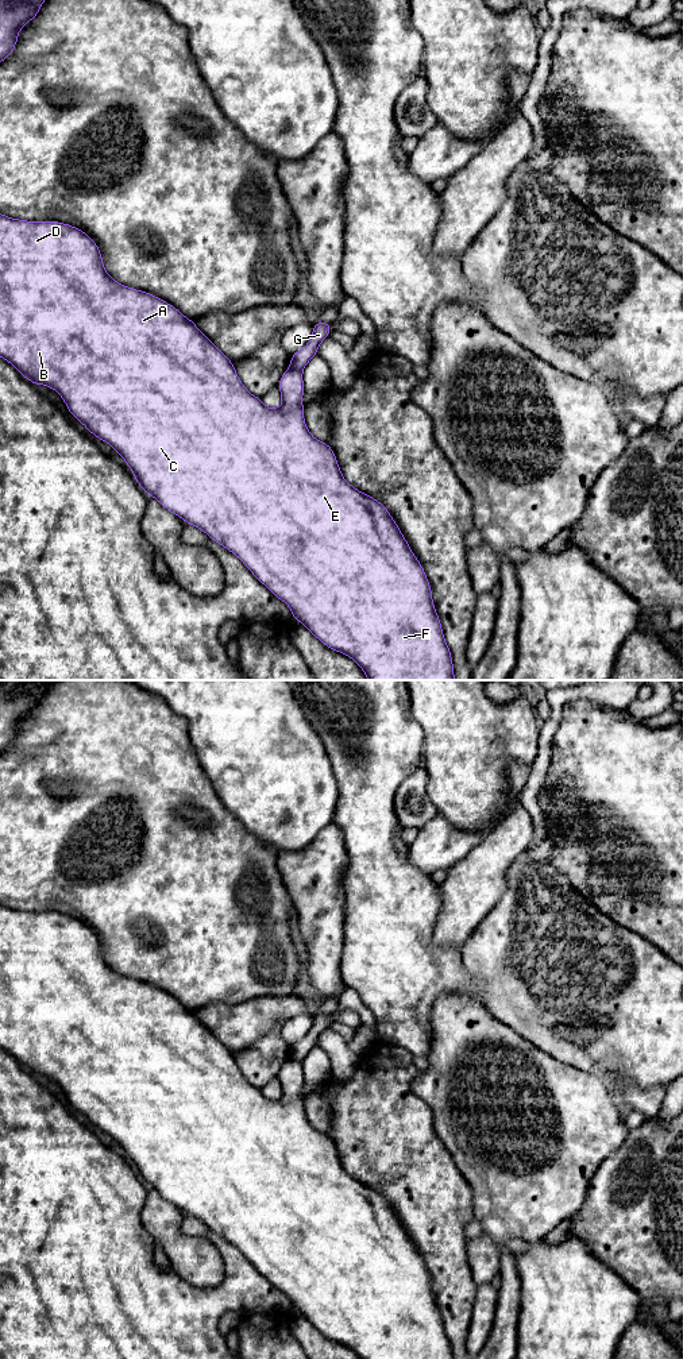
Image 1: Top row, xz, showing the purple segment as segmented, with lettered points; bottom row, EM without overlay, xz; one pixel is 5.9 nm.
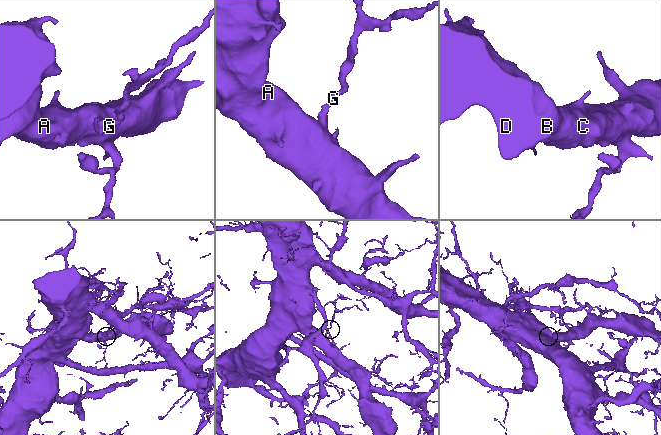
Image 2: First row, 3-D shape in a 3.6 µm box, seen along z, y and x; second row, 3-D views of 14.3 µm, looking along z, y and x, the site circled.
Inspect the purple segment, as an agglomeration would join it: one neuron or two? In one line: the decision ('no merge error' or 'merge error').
merge error

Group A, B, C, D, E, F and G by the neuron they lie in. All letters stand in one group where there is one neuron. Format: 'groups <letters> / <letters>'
groups A B C D E F / G

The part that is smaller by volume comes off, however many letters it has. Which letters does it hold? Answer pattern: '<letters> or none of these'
G

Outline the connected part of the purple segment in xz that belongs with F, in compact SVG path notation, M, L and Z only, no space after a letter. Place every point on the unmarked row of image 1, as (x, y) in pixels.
M0 904L0 1049L9 1053L34 1076L54 1080L72 1107L86 1120L108 1134L127 1154L140 1180L165 1200L204 1221L209 1229L238 1247L274 1287L292 1301L325 1337L351 1348L360 1359L454 1359L451 1341L444 1331L440 1309L432 1292L425 1262L389 1201L375 1189L351 1177L342 1166L333 1140L316 1131L304 1111L302 1062L288 1059L278 1080L282 1097L267 1099L247 1082L234 1054L178 1000L150 984L131 980L112 970L104 960L97 935L81 920L59 912L26 912Z

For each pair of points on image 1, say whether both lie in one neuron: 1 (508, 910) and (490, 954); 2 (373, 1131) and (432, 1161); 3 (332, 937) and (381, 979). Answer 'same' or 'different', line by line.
1: same
2: same
3: different

